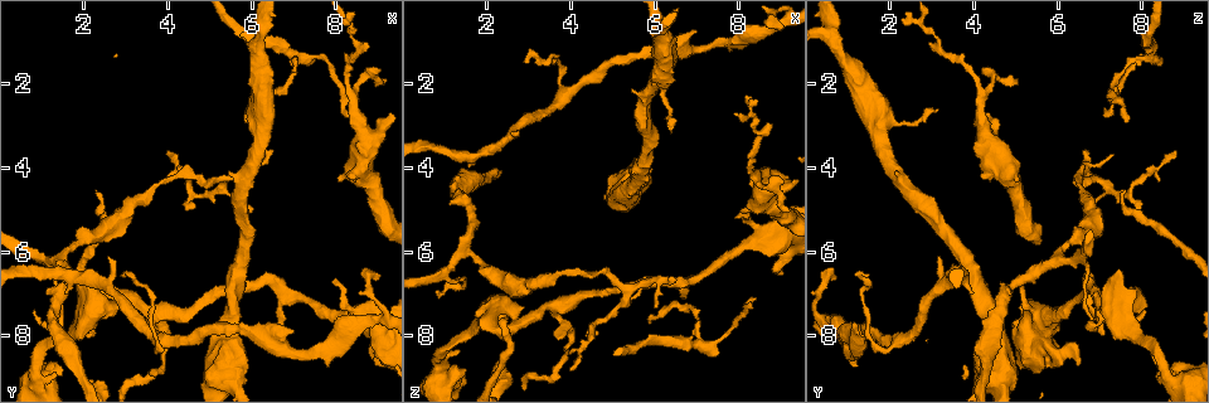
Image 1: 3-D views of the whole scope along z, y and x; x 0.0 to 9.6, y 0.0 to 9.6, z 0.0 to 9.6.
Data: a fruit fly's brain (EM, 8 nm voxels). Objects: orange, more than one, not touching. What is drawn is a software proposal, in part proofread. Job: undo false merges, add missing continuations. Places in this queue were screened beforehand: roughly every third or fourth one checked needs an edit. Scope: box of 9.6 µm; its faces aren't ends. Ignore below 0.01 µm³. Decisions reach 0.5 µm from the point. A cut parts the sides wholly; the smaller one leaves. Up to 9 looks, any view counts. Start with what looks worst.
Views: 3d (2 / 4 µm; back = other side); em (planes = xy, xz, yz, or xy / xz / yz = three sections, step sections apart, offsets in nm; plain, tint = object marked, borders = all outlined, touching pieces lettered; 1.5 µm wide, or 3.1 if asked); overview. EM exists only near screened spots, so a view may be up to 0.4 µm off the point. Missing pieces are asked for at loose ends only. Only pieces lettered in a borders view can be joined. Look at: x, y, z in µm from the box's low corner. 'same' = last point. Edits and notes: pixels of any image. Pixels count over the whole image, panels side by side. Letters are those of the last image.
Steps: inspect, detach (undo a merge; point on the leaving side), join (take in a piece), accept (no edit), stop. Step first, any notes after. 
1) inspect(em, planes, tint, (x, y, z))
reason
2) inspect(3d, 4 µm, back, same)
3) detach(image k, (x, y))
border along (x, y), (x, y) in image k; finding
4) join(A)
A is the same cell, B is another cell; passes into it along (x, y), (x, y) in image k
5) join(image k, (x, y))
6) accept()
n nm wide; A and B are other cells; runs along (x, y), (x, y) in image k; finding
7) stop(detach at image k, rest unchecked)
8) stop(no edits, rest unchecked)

inspect(3d, 4 µm, (3.95, 3.65, 8.75))

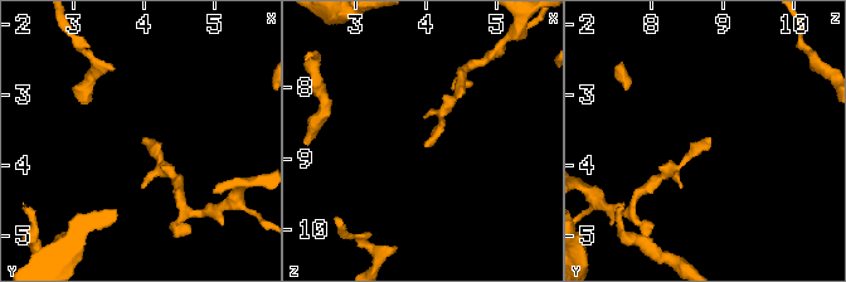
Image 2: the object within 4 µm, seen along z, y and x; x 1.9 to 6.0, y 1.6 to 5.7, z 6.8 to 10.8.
inspect(em, planes, borders, (3.95, 3.65, 8.80))

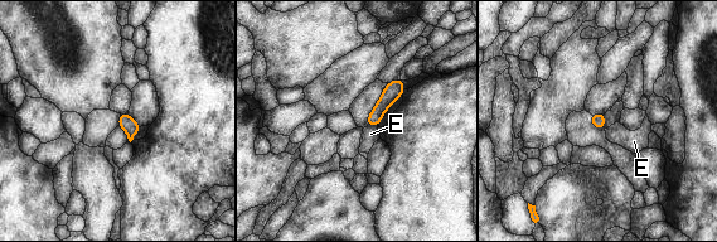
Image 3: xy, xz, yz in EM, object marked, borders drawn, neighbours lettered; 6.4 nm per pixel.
accept()
E touches over 70 nm; E is another cell; none of them fits

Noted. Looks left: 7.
inspect(em, xz, step 8, borders, (6.40, 2.65, 3.15))

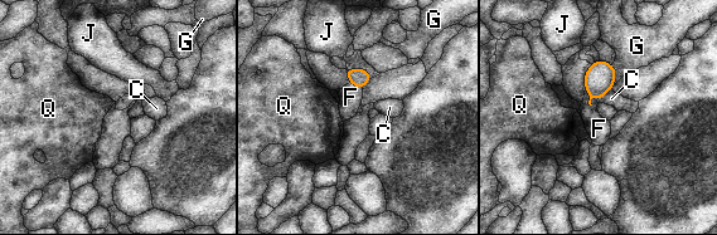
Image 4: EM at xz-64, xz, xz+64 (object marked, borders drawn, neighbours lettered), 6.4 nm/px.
inspect(em, planes, borders, same)
cut it another way

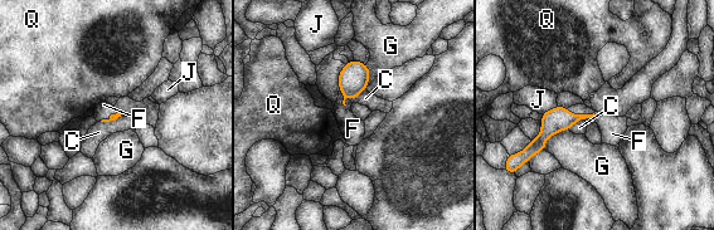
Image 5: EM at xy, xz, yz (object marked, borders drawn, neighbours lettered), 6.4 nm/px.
join(F)
F is the same cell, C, G, J and Q are other cells; it goes on there

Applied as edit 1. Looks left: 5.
inspect(overview)
see it whole again

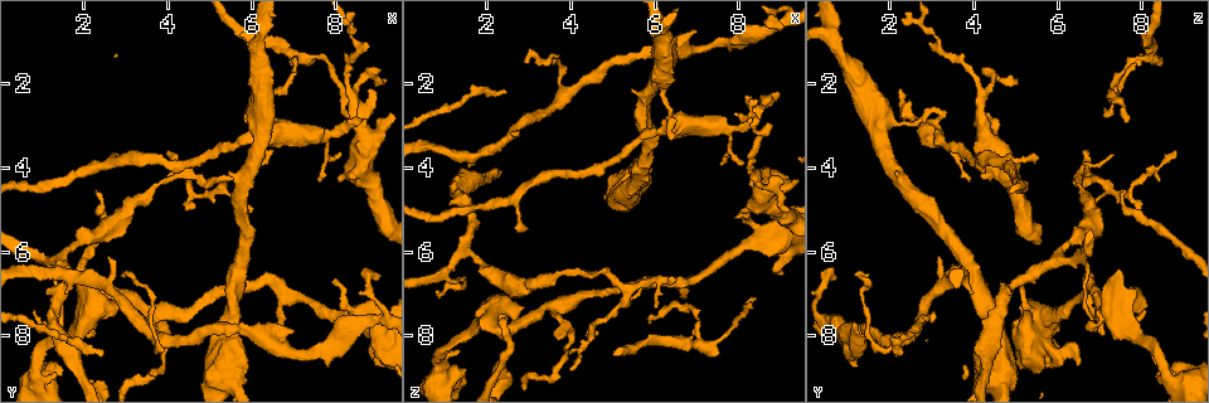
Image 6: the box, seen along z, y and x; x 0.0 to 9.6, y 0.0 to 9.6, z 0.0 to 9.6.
inspect(3d, 4 µm, (6.30, 3.60, 6.60))
free end

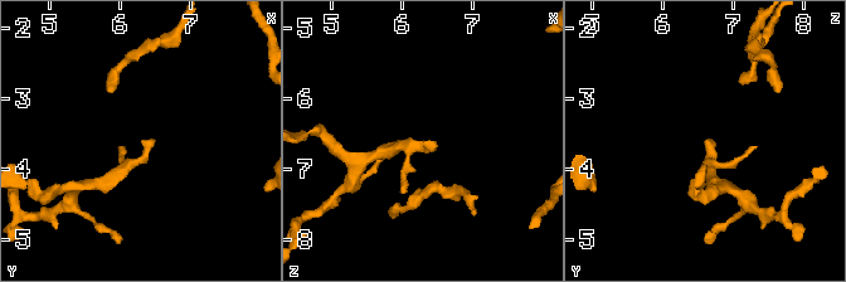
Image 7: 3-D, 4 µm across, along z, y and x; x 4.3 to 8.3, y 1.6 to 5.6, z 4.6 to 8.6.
inspect(em, xy, step 4, tint, (6.35, 3.65, 6.60))

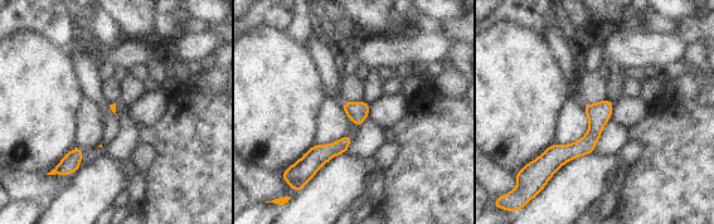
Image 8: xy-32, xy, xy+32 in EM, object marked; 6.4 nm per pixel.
inspect(em, planes, borders, same)
another direction

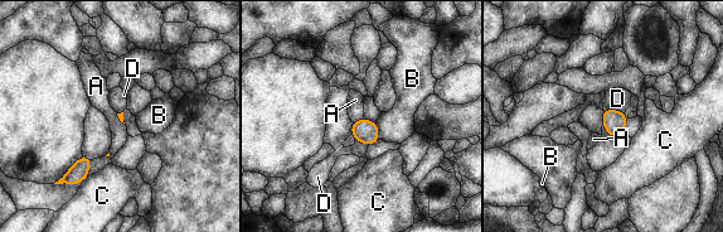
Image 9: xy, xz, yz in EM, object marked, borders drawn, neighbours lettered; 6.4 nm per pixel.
accept()
A, B, C and D are other cells; border along (363, 117), (353, 122) in image 9; none of them fits

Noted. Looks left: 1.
inspect(em, yz, step 8, borders, (9.00, 6.60, 0.70))
thin end

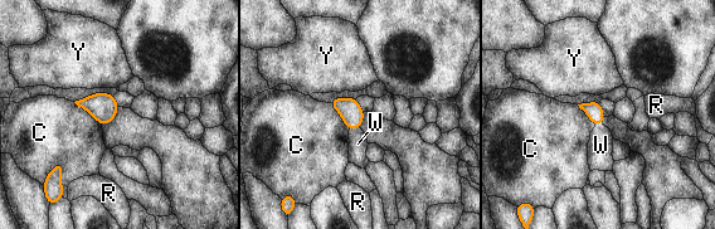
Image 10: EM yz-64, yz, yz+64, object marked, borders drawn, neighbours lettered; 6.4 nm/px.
join(W)
110 nm wide; W is the same cell, C, R and Y are other cells; it goes on there

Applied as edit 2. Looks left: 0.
stop(join at image 5, join at image 10, rest unchecked)

